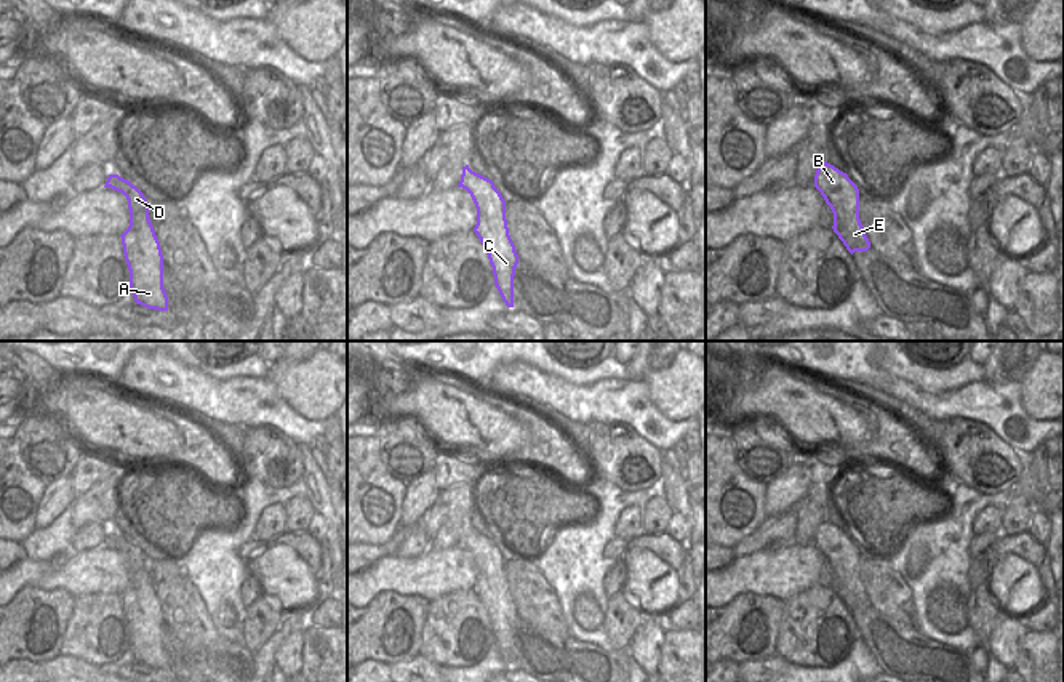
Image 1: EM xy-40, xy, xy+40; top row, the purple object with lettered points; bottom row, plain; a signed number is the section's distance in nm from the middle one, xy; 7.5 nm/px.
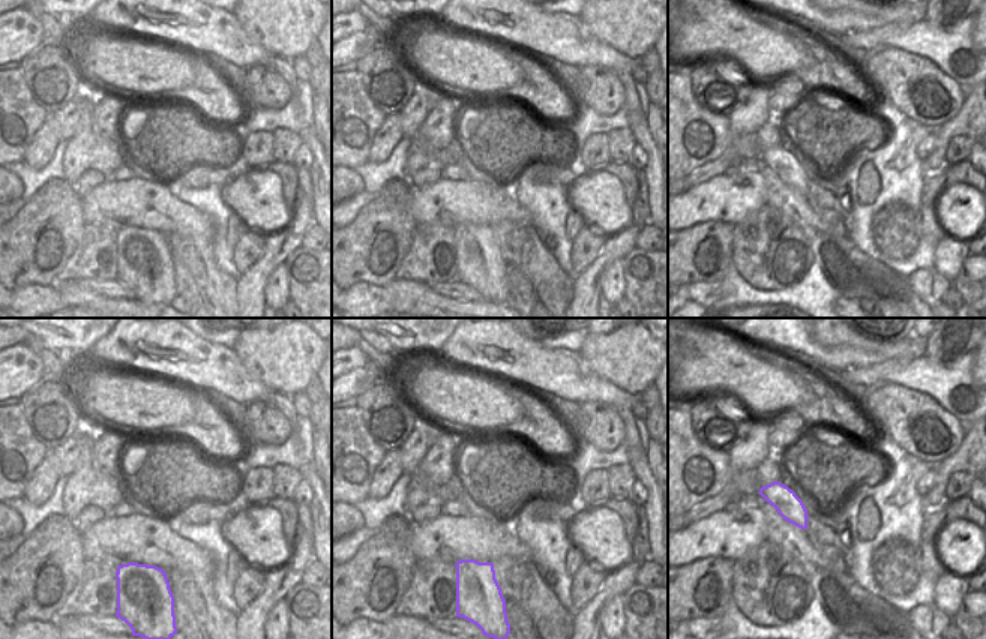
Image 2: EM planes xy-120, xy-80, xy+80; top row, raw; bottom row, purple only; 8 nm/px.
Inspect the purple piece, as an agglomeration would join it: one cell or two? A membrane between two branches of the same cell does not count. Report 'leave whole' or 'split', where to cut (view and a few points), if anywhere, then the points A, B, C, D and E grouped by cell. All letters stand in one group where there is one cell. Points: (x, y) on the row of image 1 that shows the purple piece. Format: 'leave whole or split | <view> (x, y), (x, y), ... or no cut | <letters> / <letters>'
leave whole | no cut | A B C D E

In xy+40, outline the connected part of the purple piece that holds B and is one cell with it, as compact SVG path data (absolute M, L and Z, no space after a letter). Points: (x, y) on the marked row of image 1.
M824 162L814 175L814 187L821 192L834 213L834 232L846 250L867 251L870 242L859 219L859 189L834 165Z

